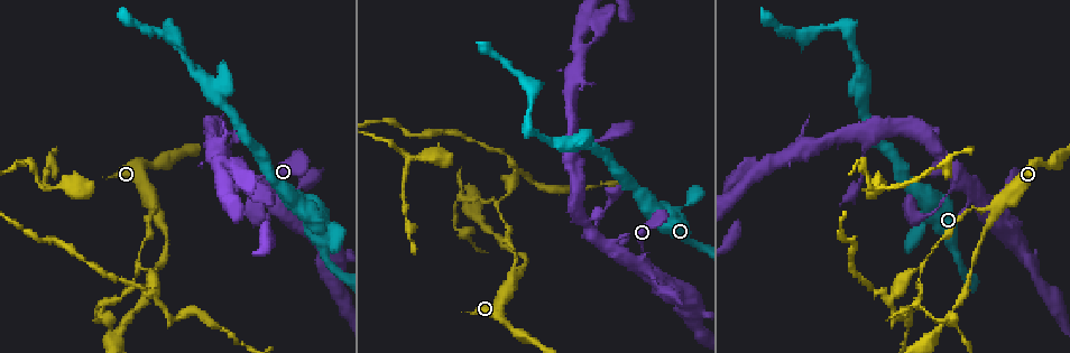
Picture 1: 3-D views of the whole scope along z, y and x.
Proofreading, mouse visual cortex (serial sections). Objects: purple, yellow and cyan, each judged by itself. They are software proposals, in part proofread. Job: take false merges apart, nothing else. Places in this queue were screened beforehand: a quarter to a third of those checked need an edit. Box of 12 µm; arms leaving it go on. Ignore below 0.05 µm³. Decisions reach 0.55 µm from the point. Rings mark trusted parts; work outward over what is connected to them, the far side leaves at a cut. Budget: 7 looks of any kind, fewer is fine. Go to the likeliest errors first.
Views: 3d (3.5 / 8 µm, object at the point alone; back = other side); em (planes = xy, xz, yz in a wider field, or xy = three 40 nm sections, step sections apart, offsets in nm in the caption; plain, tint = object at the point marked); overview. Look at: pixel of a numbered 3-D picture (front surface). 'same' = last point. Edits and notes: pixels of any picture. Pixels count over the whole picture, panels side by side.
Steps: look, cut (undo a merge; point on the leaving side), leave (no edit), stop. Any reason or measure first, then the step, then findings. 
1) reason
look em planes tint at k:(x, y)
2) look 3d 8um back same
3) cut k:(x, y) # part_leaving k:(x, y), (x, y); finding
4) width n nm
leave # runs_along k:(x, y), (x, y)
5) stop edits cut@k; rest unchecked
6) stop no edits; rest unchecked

side arm on a straight run
look 3d 3.5um at 1:(996, 206)

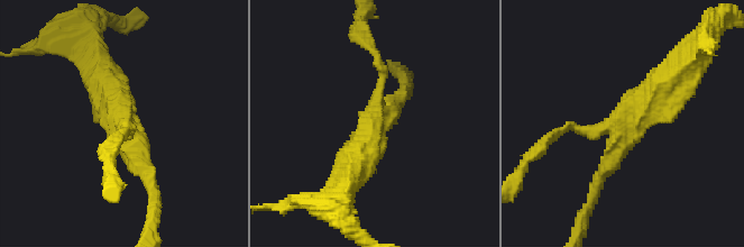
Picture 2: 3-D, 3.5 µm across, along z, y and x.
arms 3; arm_widths 150, 250, 500 nm
look em xy step 2 tint at 2:(374, 119)

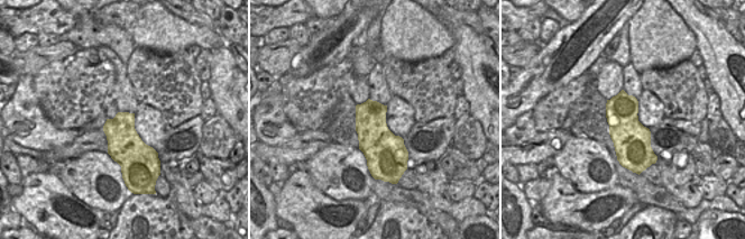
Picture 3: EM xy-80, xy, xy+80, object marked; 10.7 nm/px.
leave # runs_along 2:(673, 78), (631, 122), (556, 133); one cell here

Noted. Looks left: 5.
three-way junction
look 3d 8um at 1:(140, 264)

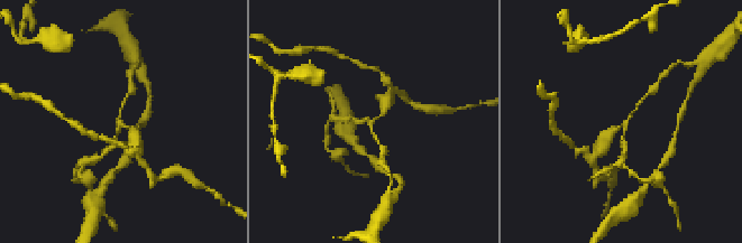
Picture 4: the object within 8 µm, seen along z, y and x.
closer look
look 3d 3.5um at 4:(625, 124)

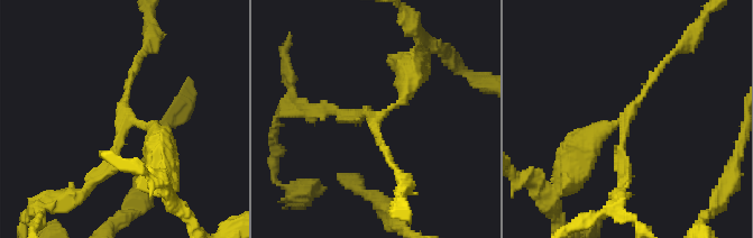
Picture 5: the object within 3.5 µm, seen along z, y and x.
arm_widths 100, 150, 300 nm
leave # runs_along 5:(670, 55), (622, 120), (581, 152); one cell here

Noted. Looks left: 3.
abrupt turn
look 3d 3.5um at 1:(459, 198)

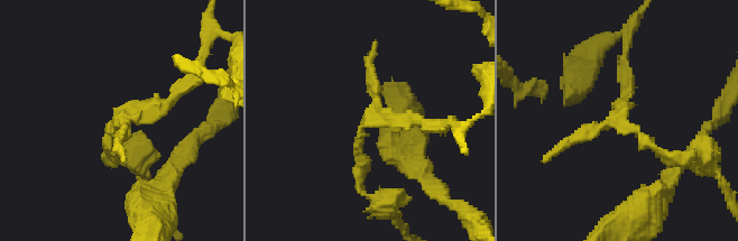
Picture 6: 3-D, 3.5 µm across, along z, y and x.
leave # runs_along 6:(425, 123), (366, 120), (359, 186); all the same cell

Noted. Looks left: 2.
stop no edits; rest unchecked

